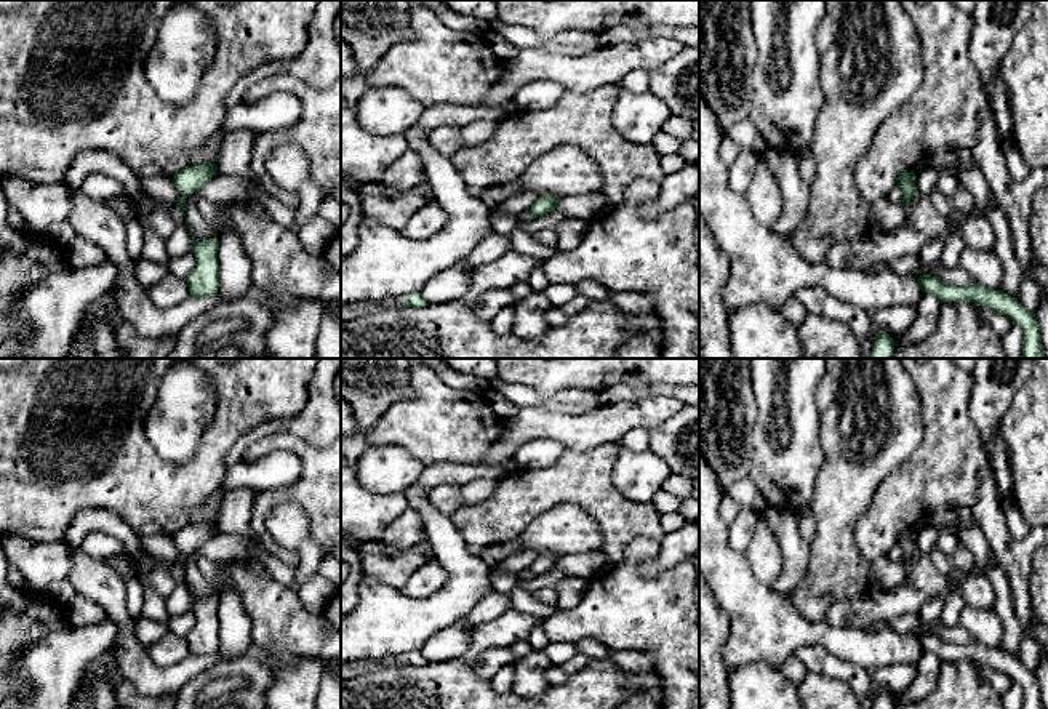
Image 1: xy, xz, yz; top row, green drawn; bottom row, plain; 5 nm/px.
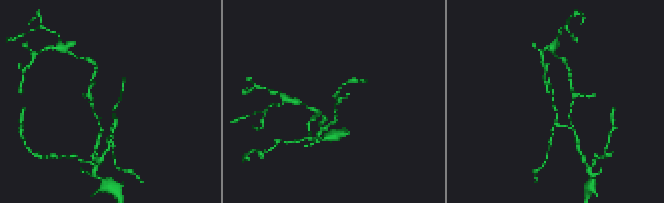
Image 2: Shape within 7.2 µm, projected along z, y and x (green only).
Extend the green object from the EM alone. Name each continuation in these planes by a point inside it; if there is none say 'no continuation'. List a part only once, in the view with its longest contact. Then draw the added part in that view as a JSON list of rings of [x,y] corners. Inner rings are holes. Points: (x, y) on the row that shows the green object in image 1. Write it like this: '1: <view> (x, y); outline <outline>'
no continuation

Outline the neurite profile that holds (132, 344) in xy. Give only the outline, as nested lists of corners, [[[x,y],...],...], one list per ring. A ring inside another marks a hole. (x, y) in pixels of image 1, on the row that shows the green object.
[[[125,320],[115,323],[115,339],[125,359],[166,359],[178,341],[174,336],[162,339],[144,338]]]

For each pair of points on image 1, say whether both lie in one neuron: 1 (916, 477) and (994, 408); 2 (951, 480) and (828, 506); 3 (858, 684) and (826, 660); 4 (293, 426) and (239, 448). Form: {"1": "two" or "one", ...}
{"1": "two", "2": "two", "3": "one", "4": "one"}

